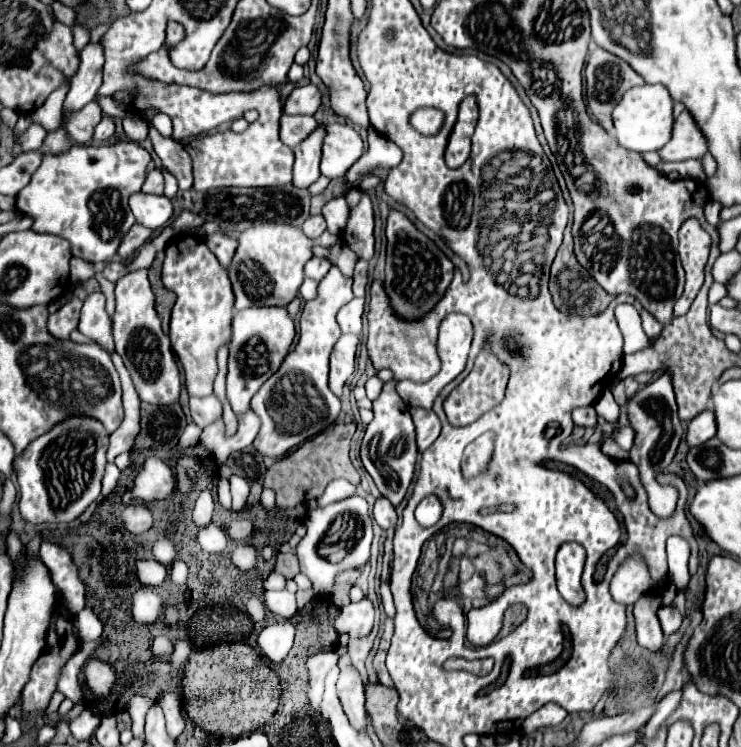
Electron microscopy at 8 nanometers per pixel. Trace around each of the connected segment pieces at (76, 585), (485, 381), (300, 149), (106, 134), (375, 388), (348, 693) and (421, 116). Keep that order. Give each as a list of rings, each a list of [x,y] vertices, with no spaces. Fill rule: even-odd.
[[[41,542],[39,558],[49,568],[53,584],[57,586],[57,592],[69,602],[71,610],[75,614],[85,608],[85,584],[77,576],[77,566],[73,564],[71,556],[51,542]]]
[[[483,350],[477,360],[473,370],[467,374],[467,378],[447,396],[443,408],[447,414],[447,420],[453,426],[467,426],[471,422],[475,422],[481,414],[485,414],[487,410],[491,410],[493,406],[497,406],[503,396],[505,396],[505,386],[509,380],[509,368],[505,364],[501,364],[493,354],[489,354],[487,350]]]
[[[319,126],[305,142],[293,148],[295,166],[293,166],[293,184],[297,188],[309,188],[319,176],[319,160],[321,160],[321,142],[323,142],[325,126]]]
[[[103,118],[97,128],[95,128],[95,142],[103,142],[109,140],[115,134],[115,122],[113,118]]]
[[[371,376],[369,380],[367,380],[367,384],[365,384],[365,388],[367,388],[367,398],[369,400],[375,400],[379,394],[381,394],[381,388],[383,388],[383,382],[377,378],[377,376]]]
[[[349,658],[339,660],[341,676],[337,682],[337,692],[341,698],[341,704],[355,726],[367,726],[367,712],[365,712],[365,694],[363,694],[363,682],[357,674],[357,670],[351,666]]]
[[[421,108],[411,116],[411,124],[419,128],[421,134],[435,134],[443,124],[443,112],[435,108]]]

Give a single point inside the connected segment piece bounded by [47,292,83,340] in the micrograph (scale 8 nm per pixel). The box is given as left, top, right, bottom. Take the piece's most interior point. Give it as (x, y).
(60, 324)

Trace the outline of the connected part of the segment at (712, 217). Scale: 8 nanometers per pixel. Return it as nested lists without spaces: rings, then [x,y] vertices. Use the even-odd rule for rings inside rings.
[[[711,200],[711,202],[707,202],[707,206],[705,206],[705,218],[707,218],[707,222],[709,224],[717,224],[717,222],[721,222],[721,218],[719,218],[719,212],[721,212],[721,204],[719,202],[715,202],[715,200]]]

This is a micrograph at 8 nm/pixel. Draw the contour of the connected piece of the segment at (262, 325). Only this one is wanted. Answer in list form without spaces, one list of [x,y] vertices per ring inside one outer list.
[[[247,308],[233,318],[233,342],[229,346],[229,374],[227,374],[227,398],[235,414],[243,414],[249,408],[253,394],[273,376],[289,346],[295,338],[295,324],[285,308]]]

